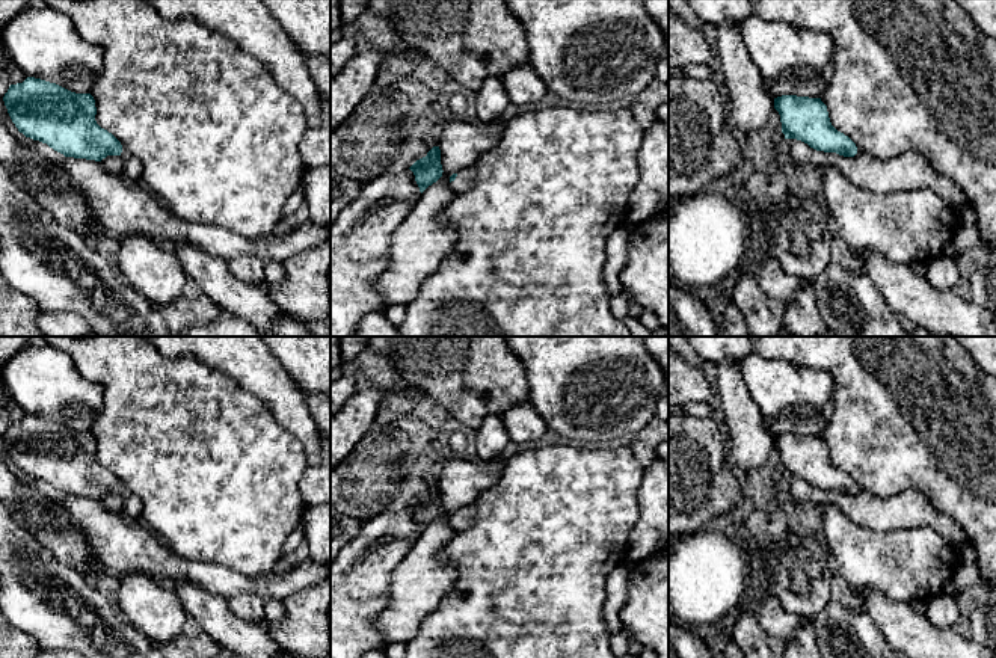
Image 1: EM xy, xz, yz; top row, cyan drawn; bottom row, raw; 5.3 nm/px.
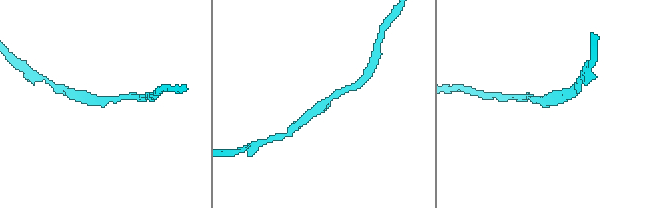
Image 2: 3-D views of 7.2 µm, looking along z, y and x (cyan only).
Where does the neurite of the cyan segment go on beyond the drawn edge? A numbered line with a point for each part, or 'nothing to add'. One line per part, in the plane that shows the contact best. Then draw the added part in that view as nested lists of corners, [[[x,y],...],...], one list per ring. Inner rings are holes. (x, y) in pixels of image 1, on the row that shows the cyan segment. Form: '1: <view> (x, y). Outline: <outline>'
1: xz (465, 178). Outline: [[[463,168],[457,172],[454,181],[450,183],[454,193],[466,192],[472,187],[475,181],[475,171],[472,168]]]

